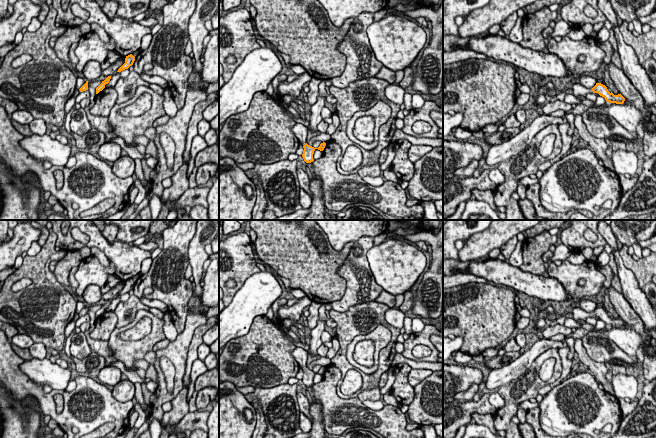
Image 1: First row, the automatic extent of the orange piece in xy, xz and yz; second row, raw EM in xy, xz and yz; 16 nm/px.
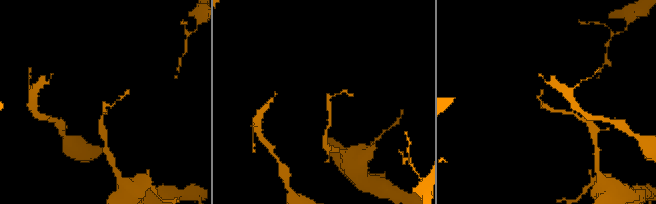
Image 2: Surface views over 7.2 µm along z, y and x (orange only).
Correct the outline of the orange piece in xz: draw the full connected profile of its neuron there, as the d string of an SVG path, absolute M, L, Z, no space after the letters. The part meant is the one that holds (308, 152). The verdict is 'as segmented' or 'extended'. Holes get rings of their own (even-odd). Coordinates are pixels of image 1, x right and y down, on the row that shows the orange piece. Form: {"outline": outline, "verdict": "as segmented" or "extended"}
{"outline": "M296 123L292 128L292 132L298 138L299 143L303 145L304 151L302 157L306 163L311 163L314 161L313 154L316 149L323 151L326 143L323 142L320 144L318 148L314 148L306 143L307 134L308 134L308 127L304 126L301 123Z", "verdict": "extended"}

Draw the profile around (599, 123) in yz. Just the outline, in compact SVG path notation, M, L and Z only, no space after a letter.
M599 107L588 108L581 116L588 132L597 138L613 139L621 137L625 142L630 141L632 145L637 142L636 136L632 135L609 113Z

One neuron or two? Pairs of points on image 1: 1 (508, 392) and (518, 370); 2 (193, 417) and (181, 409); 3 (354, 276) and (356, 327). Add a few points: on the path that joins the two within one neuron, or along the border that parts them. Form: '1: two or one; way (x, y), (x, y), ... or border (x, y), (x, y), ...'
1: two; border (531, 363), (522, 374), (498, 388)
2: two; border (189, 412), (176, 423)
3: two; border (375, 300), (357, 303), (346, 311), (332, 309)

